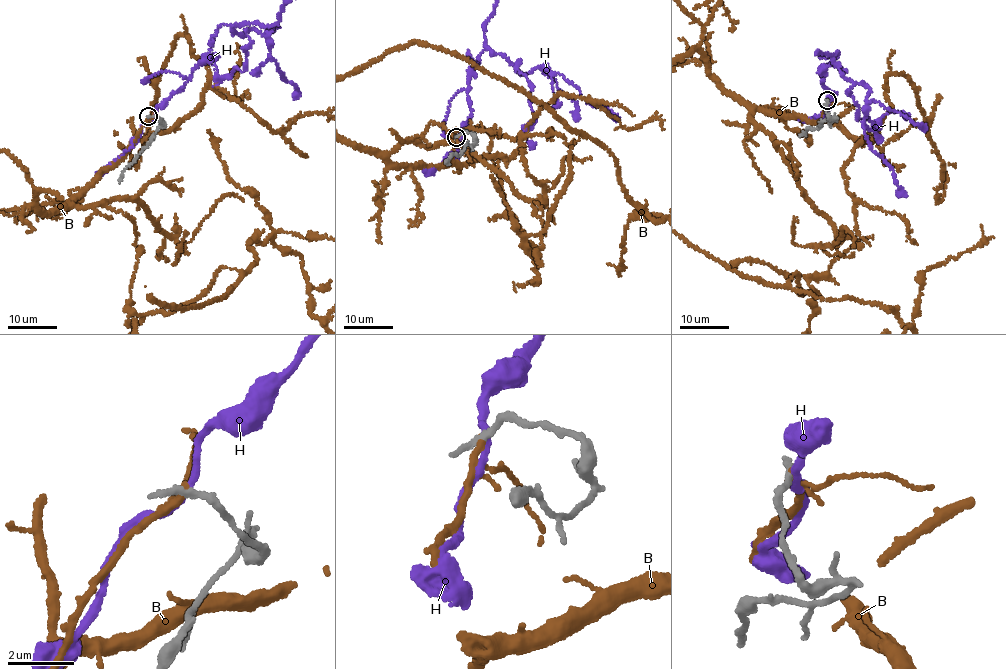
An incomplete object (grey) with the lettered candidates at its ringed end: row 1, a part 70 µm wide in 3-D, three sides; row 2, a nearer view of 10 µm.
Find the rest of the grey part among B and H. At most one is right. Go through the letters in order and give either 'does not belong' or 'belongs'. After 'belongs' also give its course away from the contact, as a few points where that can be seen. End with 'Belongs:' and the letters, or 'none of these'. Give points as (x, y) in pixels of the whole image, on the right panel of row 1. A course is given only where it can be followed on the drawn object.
B: does not belong
H: does not belong
Belongs: none of these

